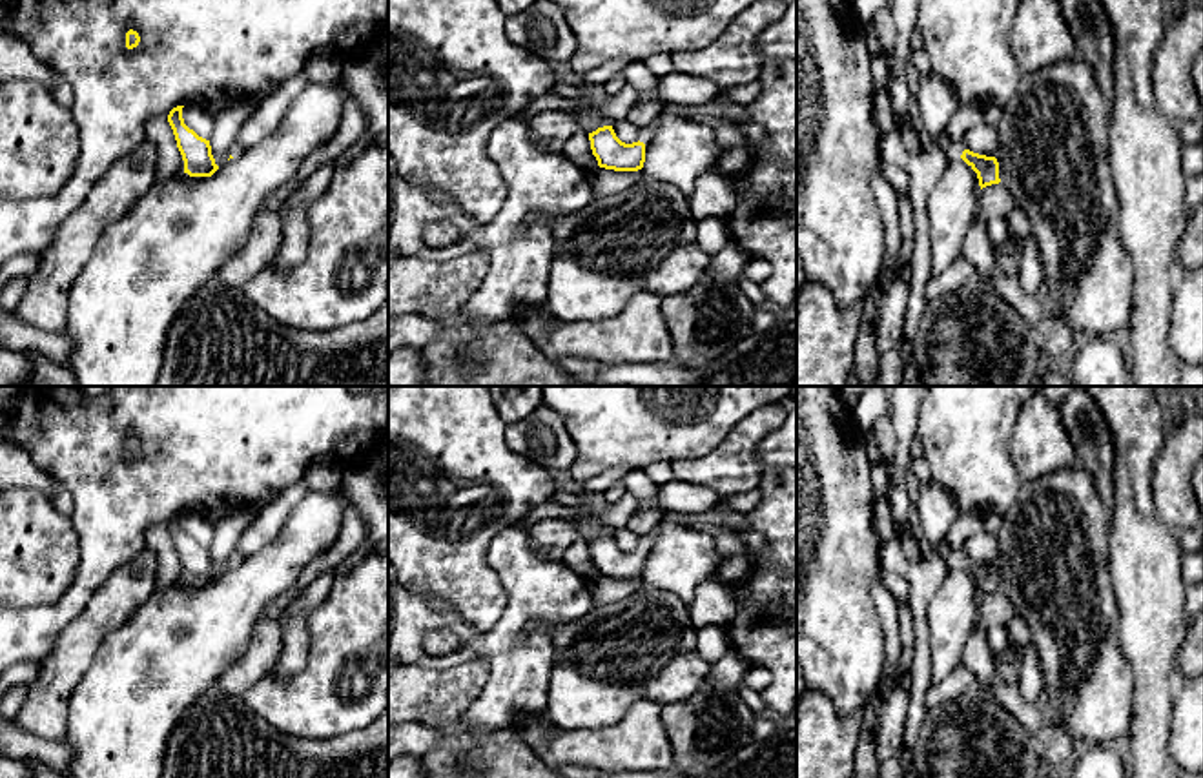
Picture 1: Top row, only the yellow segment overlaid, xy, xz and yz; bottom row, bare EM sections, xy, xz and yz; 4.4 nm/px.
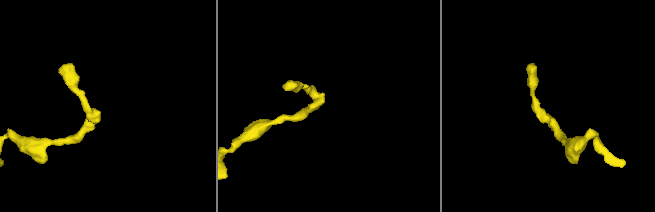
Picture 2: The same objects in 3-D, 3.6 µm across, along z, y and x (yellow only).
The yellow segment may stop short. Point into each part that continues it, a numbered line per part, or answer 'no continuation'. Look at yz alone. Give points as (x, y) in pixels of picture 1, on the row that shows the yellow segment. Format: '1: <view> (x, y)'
1: yz (952, 150)

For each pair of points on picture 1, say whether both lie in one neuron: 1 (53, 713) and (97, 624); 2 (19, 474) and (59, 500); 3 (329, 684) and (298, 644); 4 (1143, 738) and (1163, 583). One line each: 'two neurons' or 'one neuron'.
1: one neuron
2: one neuron
3: two neurons
4: one neuron

